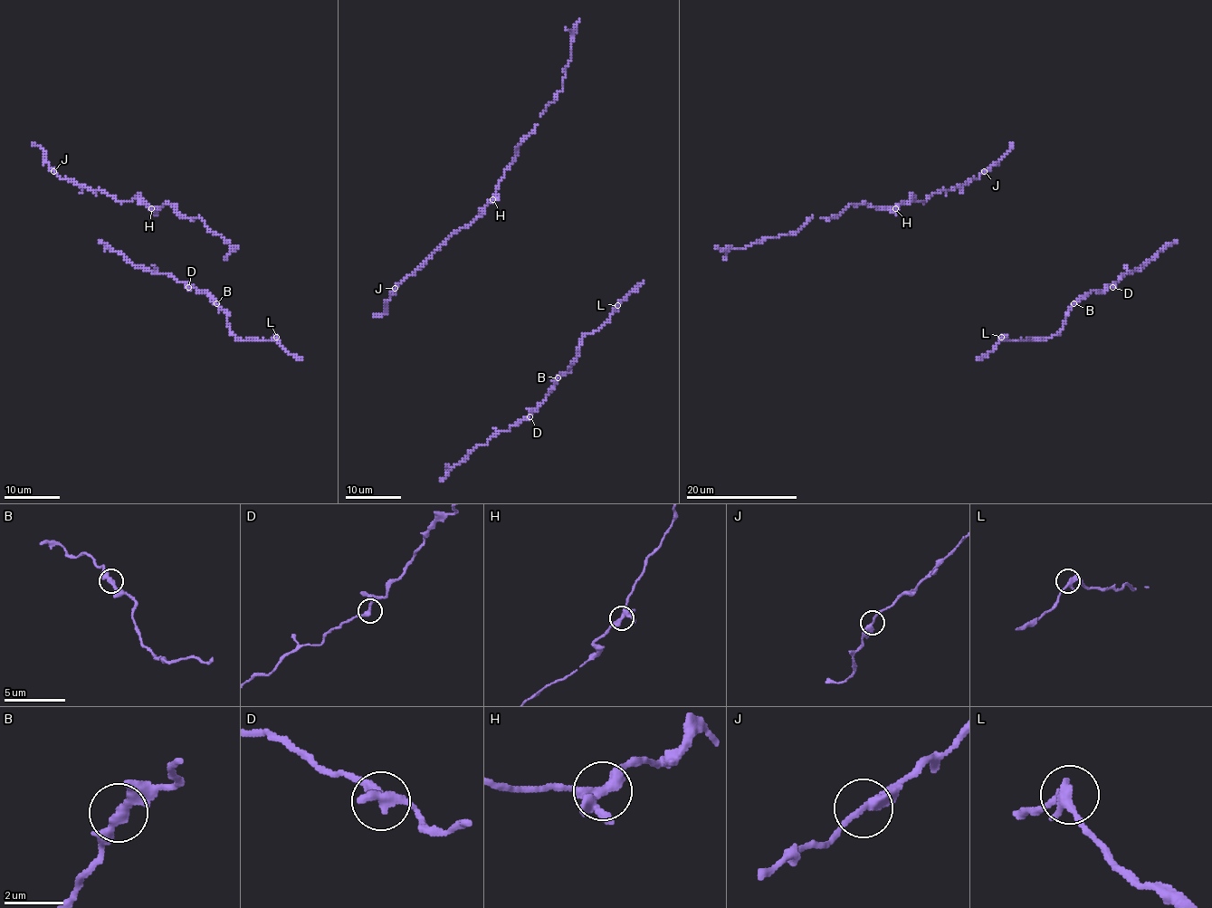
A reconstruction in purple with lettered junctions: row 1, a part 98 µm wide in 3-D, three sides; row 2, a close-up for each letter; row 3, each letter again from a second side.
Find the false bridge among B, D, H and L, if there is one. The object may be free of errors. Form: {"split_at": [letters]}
{"split_at": []}

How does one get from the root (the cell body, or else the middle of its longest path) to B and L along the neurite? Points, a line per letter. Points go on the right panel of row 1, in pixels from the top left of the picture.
B: (1121, 277), (1104, 291), (1092, 291), (1073, 303)
L: (1121, 277), (1104, 291), (1092, 291), (1080, 297), (1066, 313), (1063, 329), (1051, 337), (1033, 339), (1001, 337)

